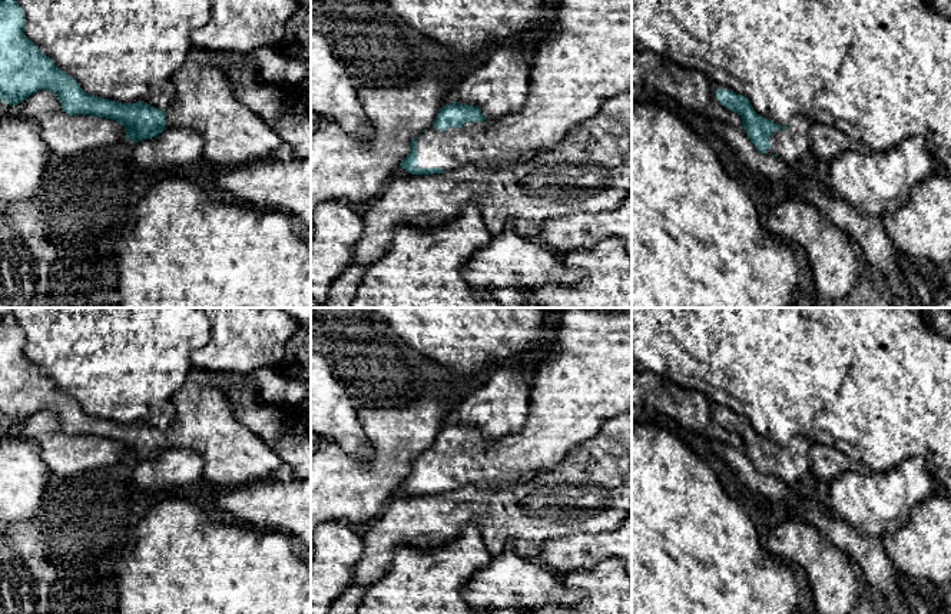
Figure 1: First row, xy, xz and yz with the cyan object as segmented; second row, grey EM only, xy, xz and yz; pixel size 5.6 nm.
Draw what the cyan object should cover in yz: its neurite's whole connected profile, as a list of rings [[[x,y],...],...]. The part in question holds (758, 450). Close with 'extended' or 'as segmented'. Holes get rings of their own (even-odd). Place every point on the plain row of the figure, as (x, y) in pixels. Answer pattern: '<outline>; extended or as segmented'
[[[716,409],[715,414],[726,429],[740,437],[748,458],[761,474],[792,487],[811,471],[809,449],[814,442],[809,438],[798,435],[788,447],[781,447],[758,435],[745,416],[729,409]]]; extended

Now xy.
[[[14,318],[0,321],[0,421],[4,424],[16,427],[34,412],[46,409],[57,416],[63,432],[69,437],[90,435],[113,439],[125,448],[125,459],[132,459],[135,464],[152,459],[165,449],[189,449],[203,459],[202,479],[228,488],[271,481],[274,472],[284,465],[262,437],[238,419],[228,396],[221,389],[186,379],[175,394],[175,416],[165,431],[155,429],[145,422],[119,424],[87,415],[73,398],[60,391],[24,356],[24,342],[24,331]]]; extended

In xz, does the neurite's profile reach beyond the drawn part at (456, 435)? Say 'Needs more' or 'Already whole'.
Needs more

